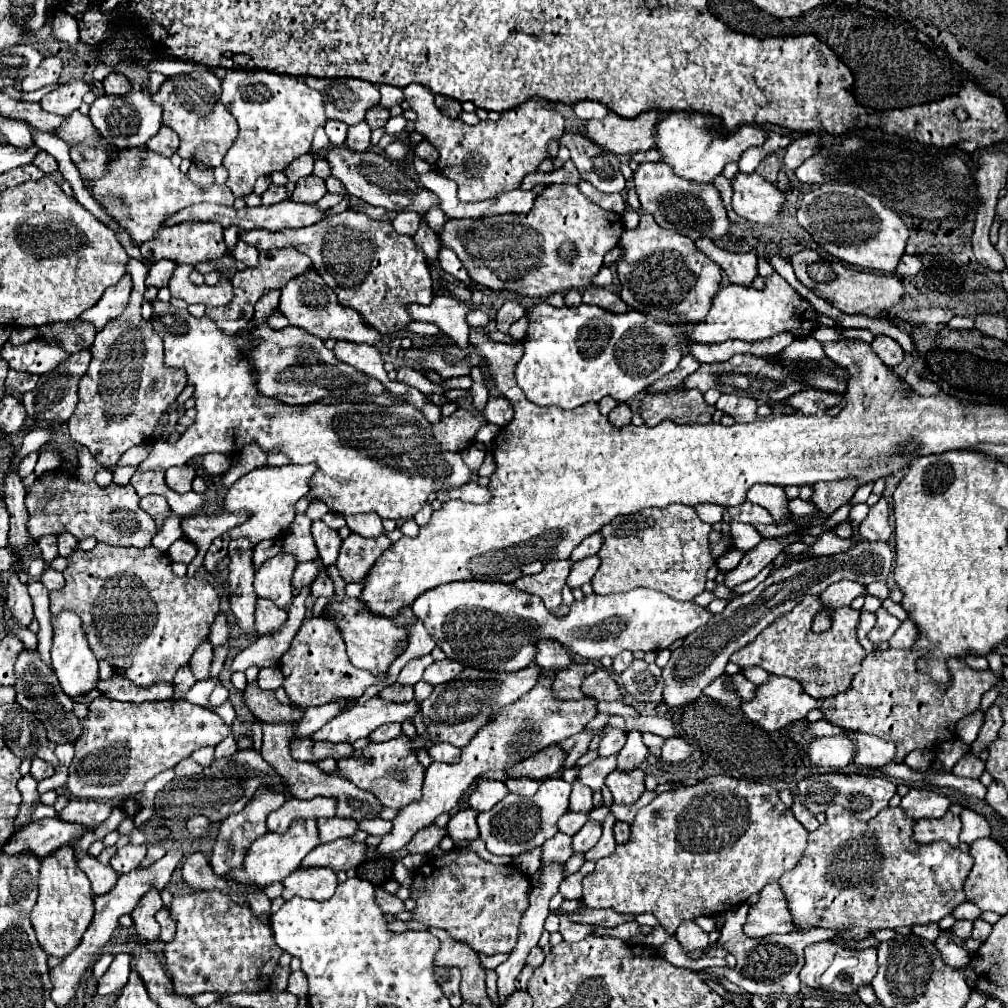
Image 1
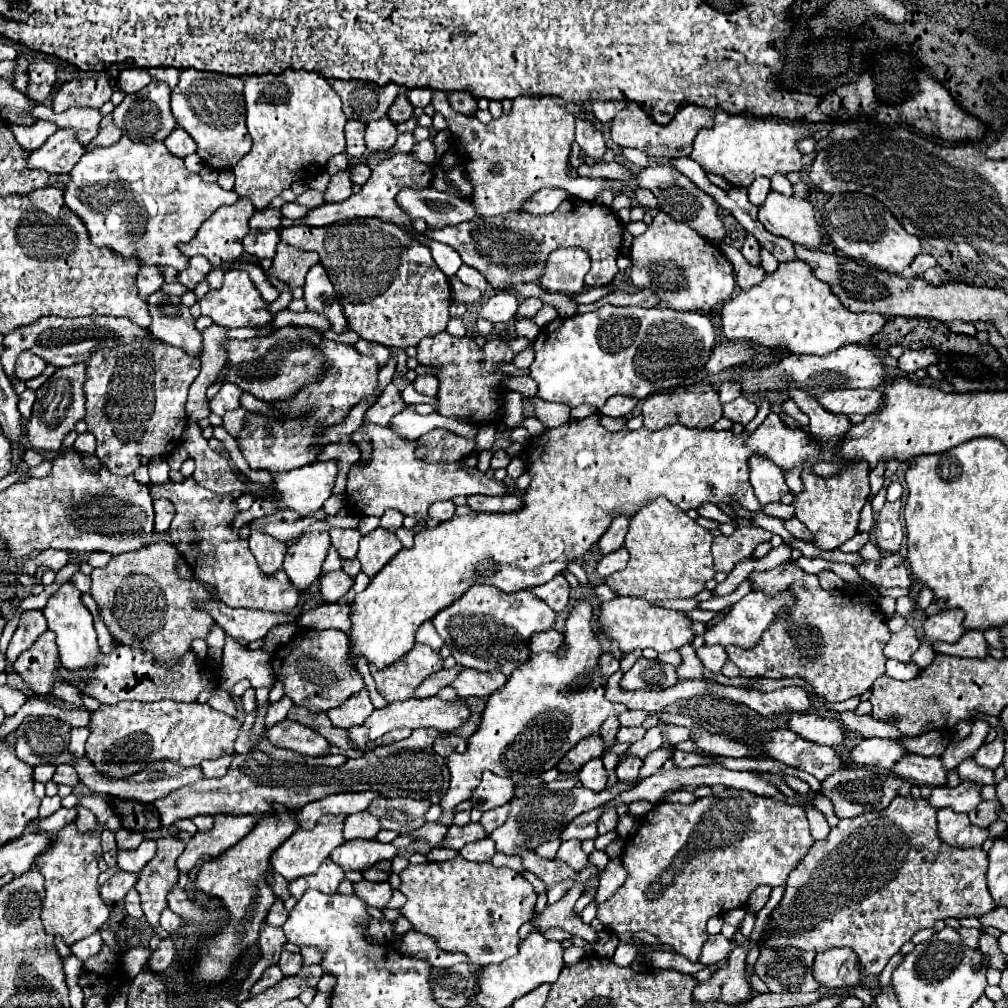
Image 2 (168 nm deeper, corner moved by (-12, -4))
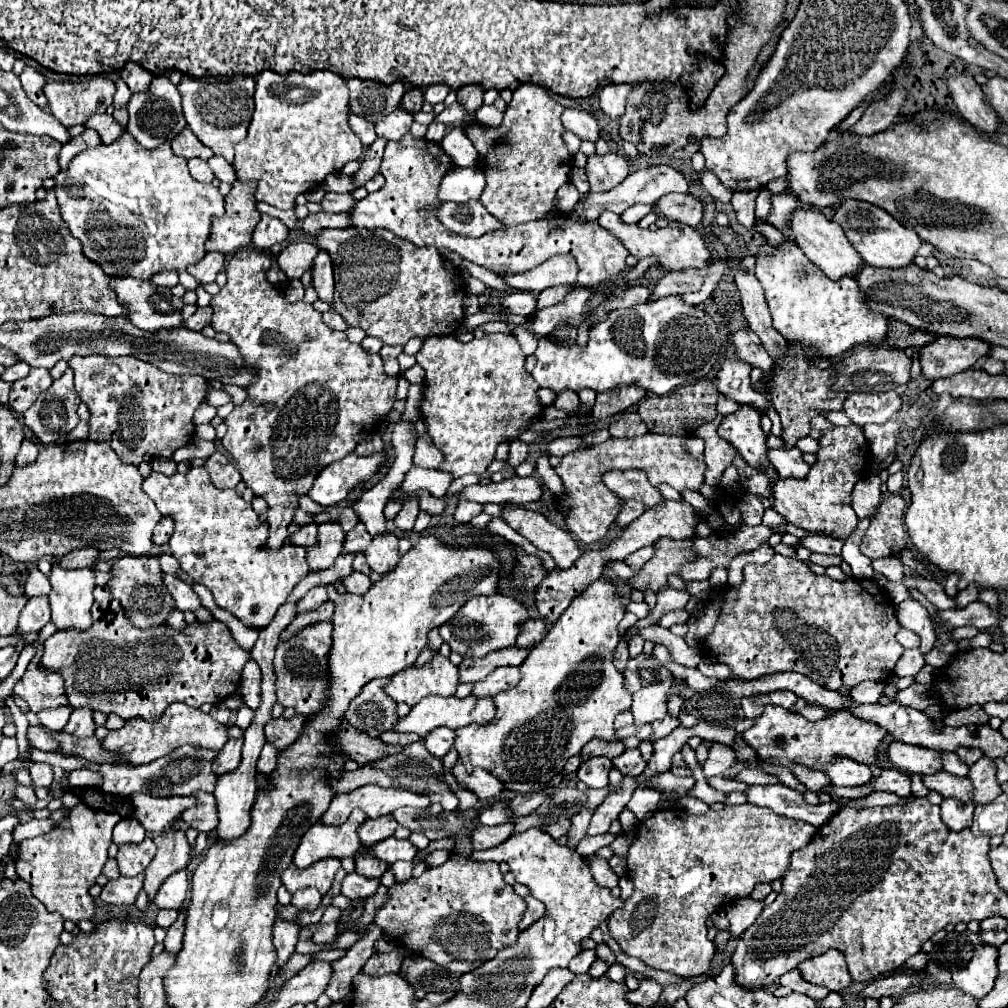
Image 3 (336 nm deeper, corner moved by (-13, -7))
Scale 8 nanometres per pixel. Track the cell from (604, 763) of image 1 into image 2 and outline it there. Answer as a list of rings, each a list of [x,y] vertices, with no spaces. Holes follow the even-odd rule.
[[[652,727],[652,729],[648,729],[648,731],[646,731],[644,739],[640,739],[638,743],[632,743],[624,755],[628,755],[628,753],[630,753],[630,755],[636,755],[636,757],[644,759],[648,753],[652,753],[652,751],[660,749],[662,745],[664,745],[664,735],[662,735],[660,727]]]

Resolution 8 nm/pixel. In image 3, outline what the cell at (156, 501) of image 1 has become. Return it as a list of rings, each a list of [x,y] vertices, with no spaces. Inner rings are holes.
[[[163,516],[153,530],[153,542],[155,544],[167,544],[171,538],[171,532],[173,532],[173,520]]]

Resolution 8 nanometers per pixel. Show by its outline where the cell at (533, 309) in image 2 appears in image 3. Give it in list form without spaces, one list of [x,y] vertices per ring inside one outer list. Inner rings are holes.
[[[555,286],[555,288],[545,288],[543,292],[539,292],[539,302],[537,302],[537,310],[559,304],[563,300],[563,296],[569,292],[571,288],[567,286]]]

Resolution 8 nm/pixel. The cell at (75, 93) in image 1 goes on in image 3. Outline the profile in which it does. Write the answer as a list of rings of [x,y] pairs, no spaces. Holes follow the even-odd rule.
[[[89,76],[81,82],[45,82],[51,114],[67,128],[83,126],[89,116],[103,114],[115,96],[115,82],[107,76]]]

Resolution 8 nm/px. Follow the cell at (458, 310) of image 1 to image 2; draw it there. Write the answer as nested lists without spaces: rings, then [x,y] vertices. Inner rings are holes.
[[[500,291],[498,295],[490,297],[490,299],[482,305],[482,309],[480,309],[480,313],[478,313],[478,319],[482,317],[482,319],[488,319],[488,321],[492,321],[492,323],[496,323],[496,321],[504,321],[504,323],[506,323],[506,321],[514,319],[516,309],[518,309],[518,299],[516,299],[516,295],[510,293],[510,291]]]

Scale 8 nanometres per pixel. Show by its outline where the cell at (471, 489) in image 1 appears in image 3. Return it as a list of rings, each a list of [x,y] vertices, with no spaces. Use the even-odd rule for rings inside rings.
[[[503,506],[503,520],[525,536],[537,550],[547,552],[559,570],[567,570],[581,556],[581,548],[577,540],[563,528],[549,522],[539,512],[529,512],[521,506]]]

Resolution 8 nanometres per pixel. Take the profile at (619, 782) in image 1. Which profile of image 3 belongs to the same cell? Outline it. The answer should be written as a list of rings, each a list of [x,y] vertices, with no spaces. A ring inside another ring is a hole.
[[[627,750],[621,756],[613,758],[613,766],[617,770],[621,770],[623,776],[641,776],[645,766],[647,766],[647,762],[643,760],[639,750]]]

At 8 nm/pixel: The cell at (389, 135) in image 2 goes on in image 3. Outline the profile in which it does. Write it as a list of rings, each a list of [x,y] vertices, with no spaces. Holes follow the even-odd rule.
[[[397,108],[395,112],[391,112],[379,120],[375,124],[375,130],[377,130],[377,136],[385,136],[389,140],[399,140],[409,132],[411,124],[413,124],[413,114],[405,112],[403,108]]]

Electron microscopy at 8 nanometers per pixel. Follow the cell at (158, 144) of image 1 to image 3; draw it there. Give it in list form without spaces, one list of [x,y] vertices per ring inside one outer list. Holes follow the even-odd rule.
[[[185,128],[179,136],[175,136],[175,140],[173,140],[173,152],[177,156],[201,158],[201,160],[209,160],[213,156],[211,148],[207,148],[205,144],[199,144],[199,140],[195,140],[195,134],[189,128]]]

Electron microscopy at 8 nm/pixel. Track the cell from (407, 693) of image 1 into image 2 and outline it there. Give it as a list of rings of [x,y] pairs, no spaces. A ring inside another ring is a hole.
[[[456,665],[456,667],[452,667],[452,669],[442,669],[442,671],[426,677],[426,681],[422,681],[422,685],[418,685],[418,689],[414,689],[414,697],[424,699],[424,697],[436,695],[442,687],[446,687],[446,685],[452,683],[452,679],[456,677],[456,673],[458,673],[460,669],[462,669],[462,667]]]

